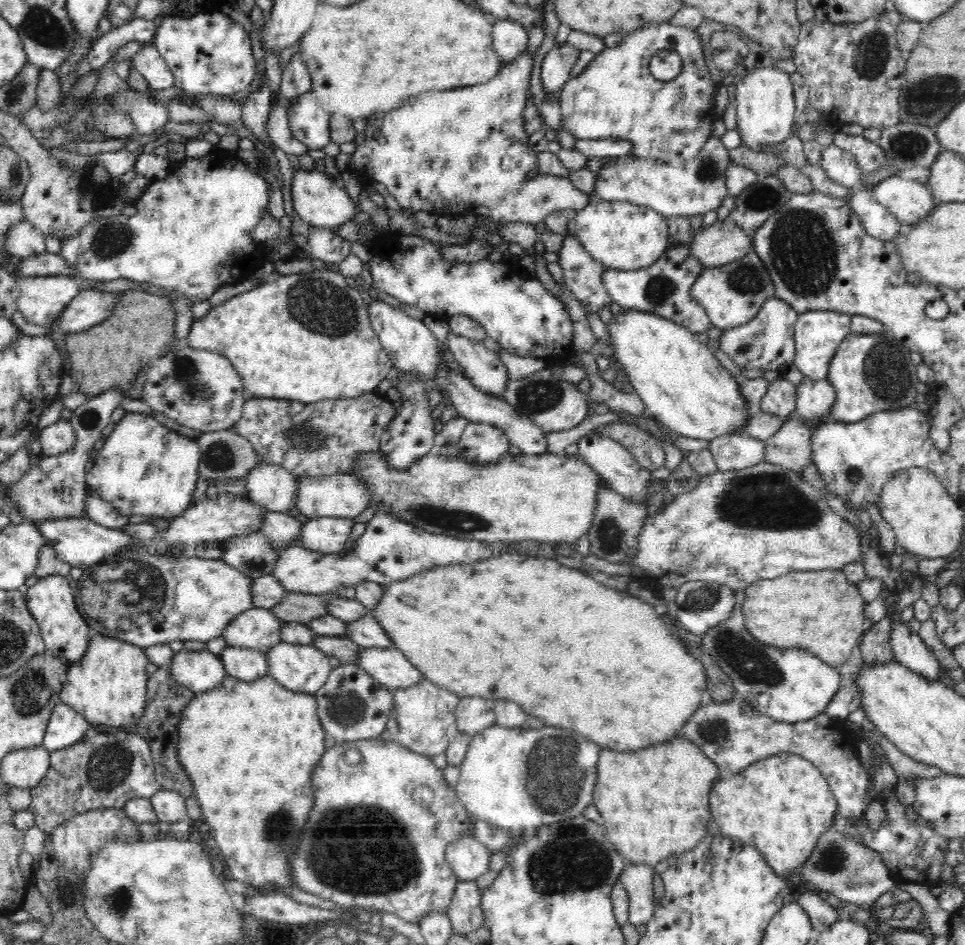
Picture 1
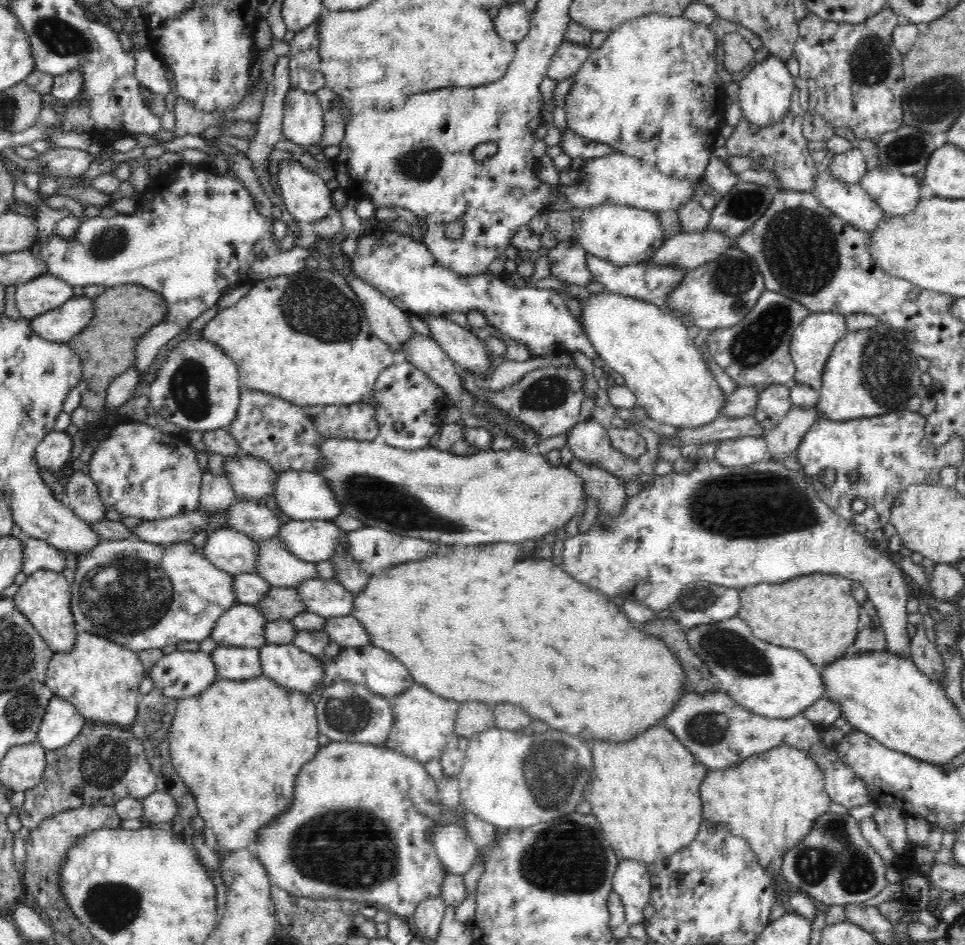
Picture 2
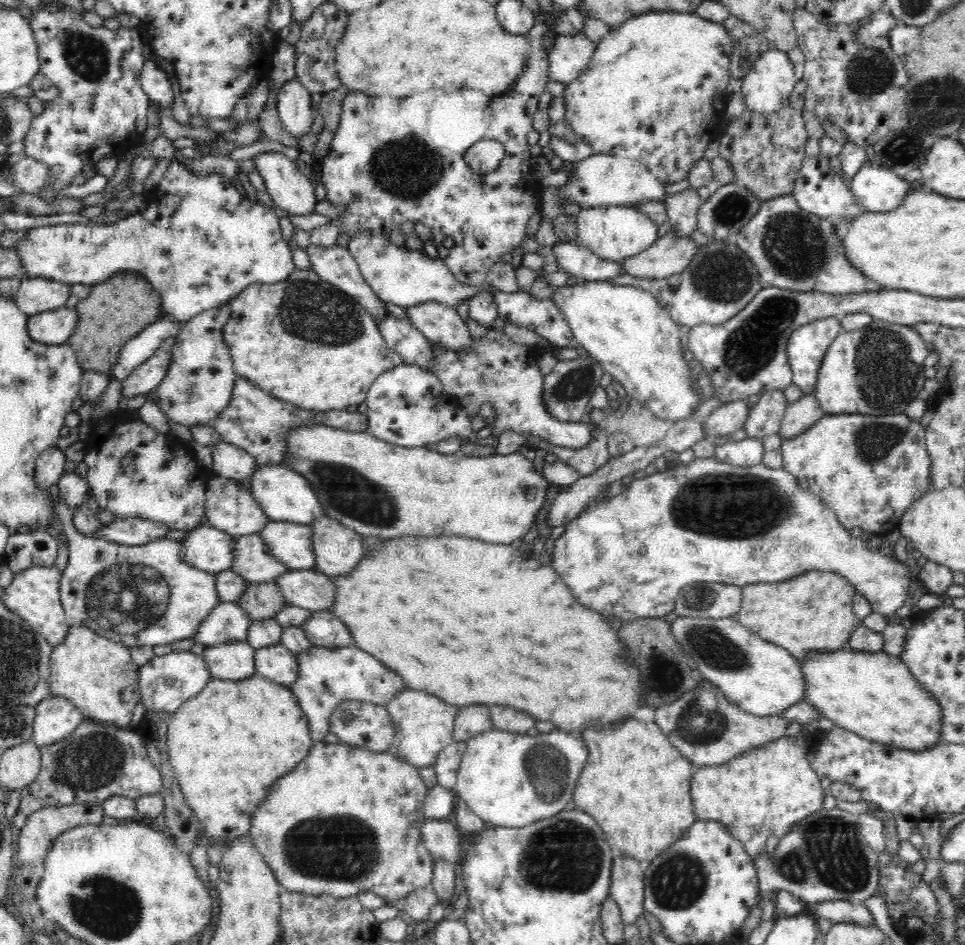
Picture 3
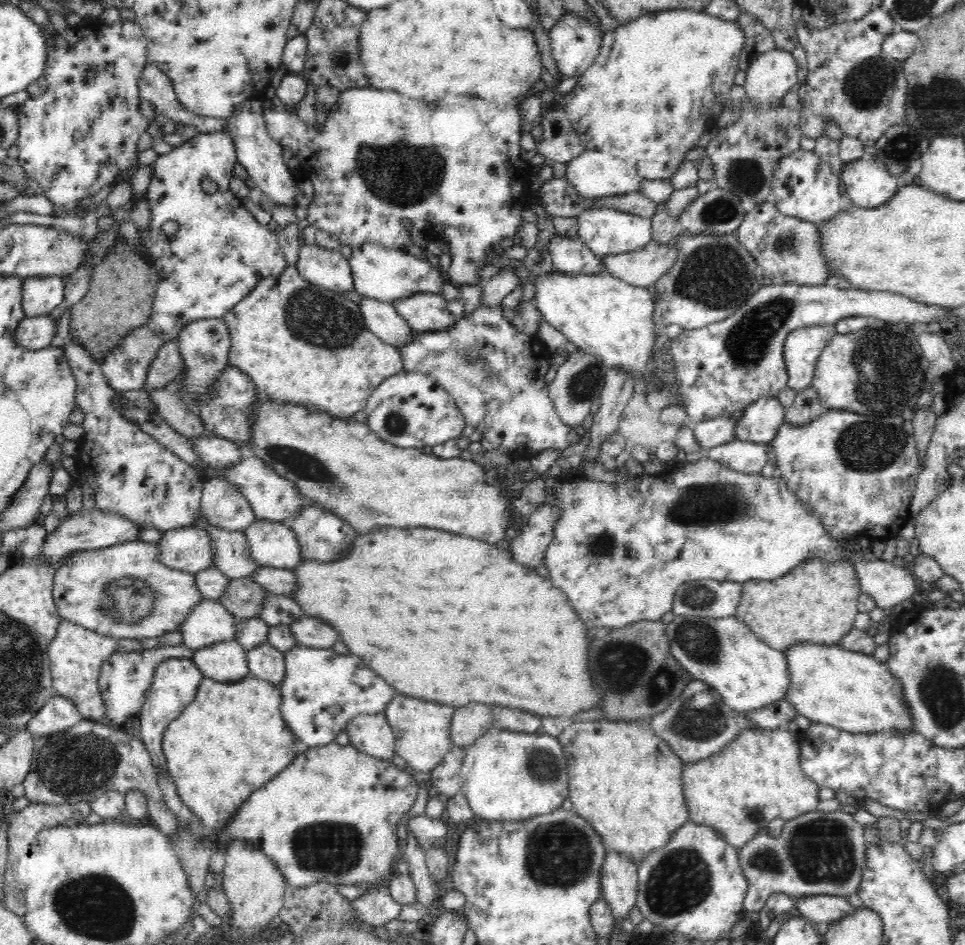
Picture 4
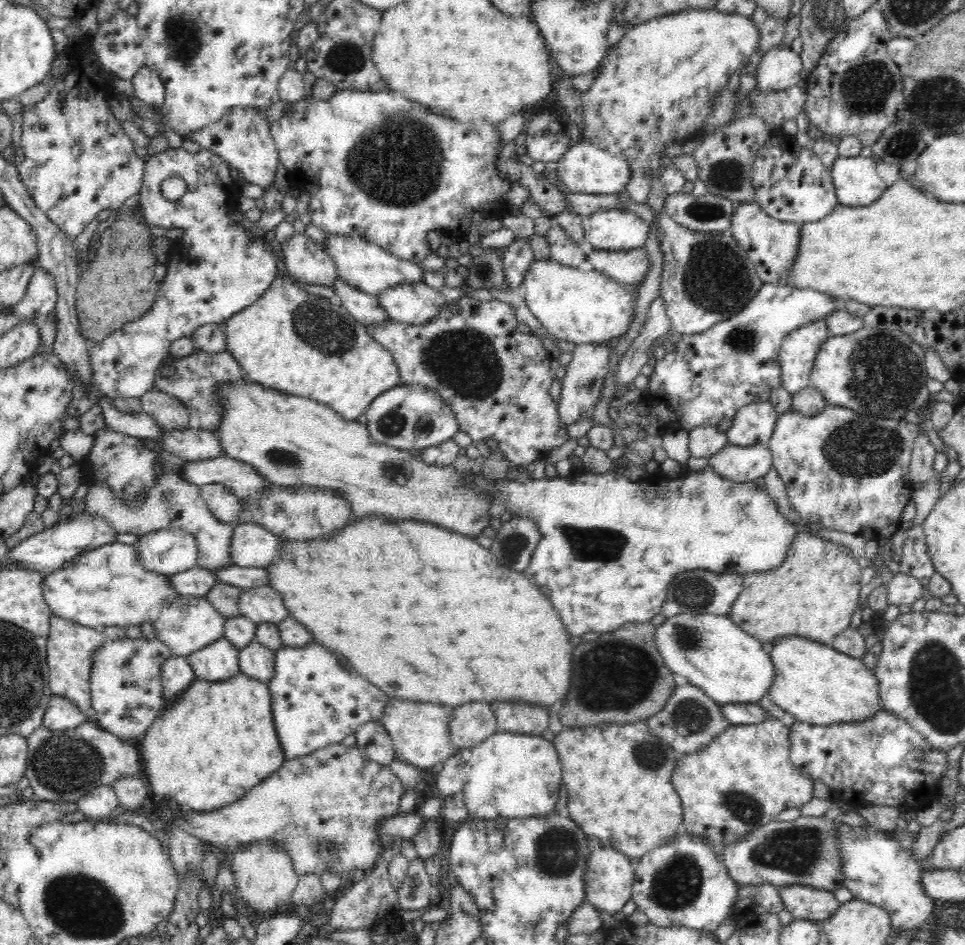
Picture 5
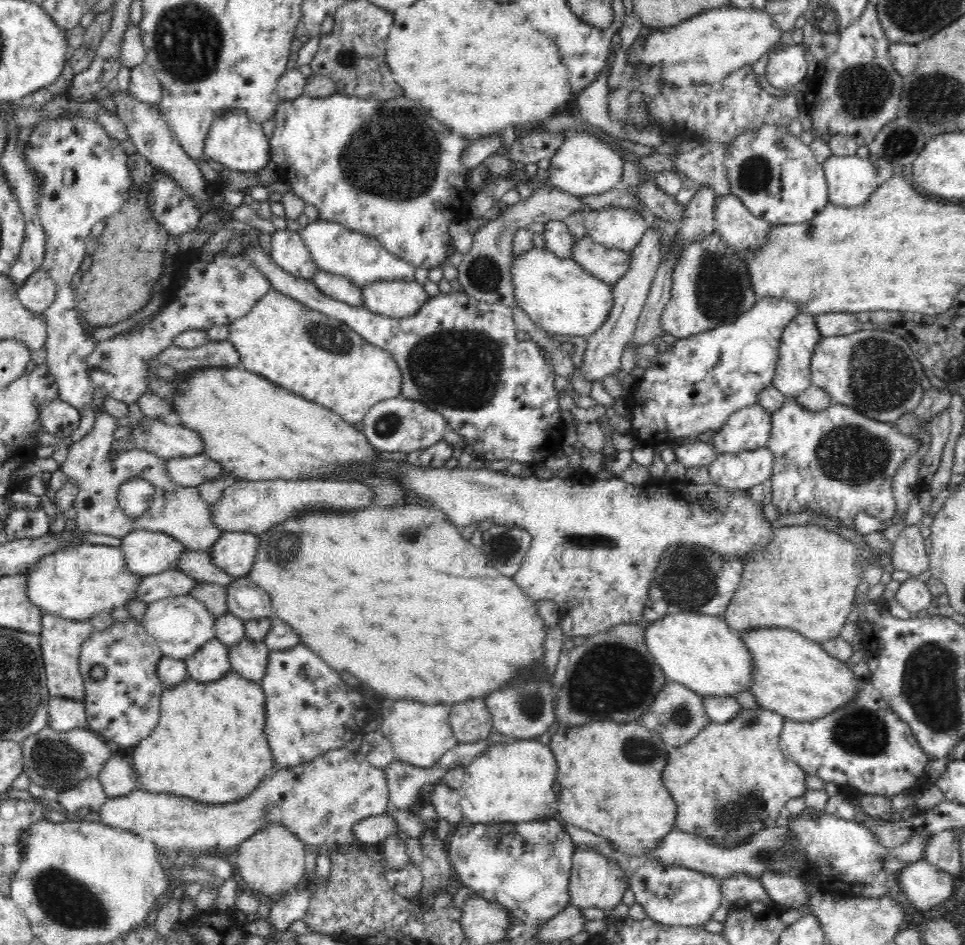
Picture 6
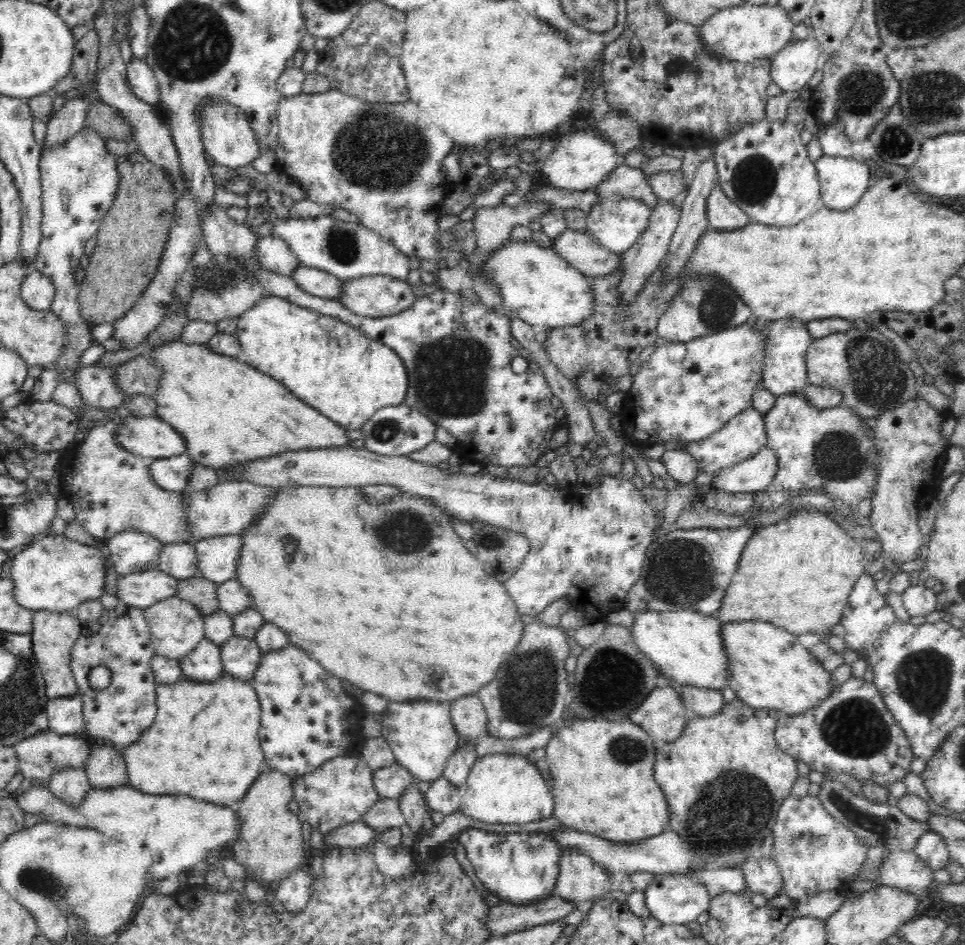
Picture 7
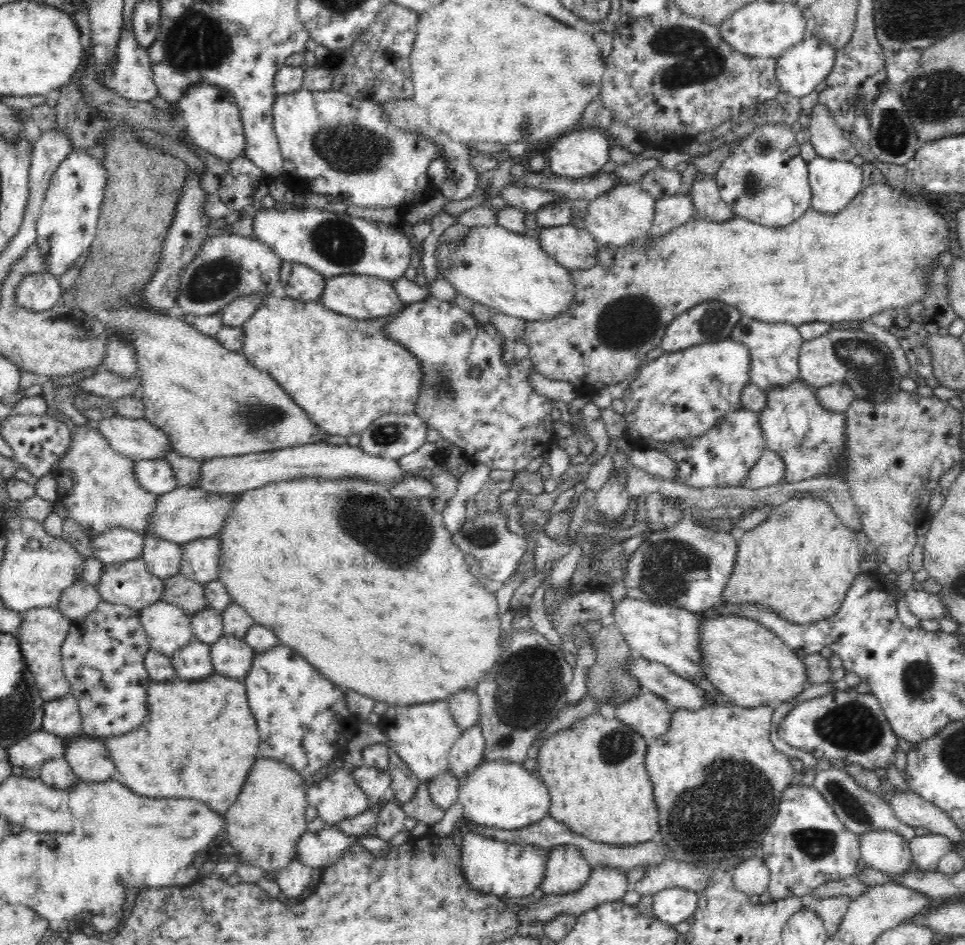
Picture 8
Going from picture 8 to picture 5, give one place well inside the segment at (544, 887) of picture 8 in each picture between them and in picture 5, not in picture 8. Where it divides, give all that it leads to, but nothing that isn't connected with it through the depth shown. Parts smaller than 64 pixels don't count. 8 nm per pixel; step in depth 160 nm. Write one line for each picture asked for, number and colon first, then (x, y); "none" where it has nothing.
5: (609, 874)
6: (595, 880)
7: (580, 879)

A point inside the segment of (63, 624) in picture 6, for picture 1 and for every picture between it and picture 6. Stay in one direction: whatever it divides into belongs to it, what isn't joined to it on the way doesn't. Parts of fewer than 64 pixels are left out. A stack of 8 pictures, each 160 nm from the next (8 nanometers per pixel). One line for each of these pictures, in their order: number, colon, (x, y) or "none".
1: (107, 686)
2: (101, 679)
3: (96, 674)
4: (76, 653)
5: (70, 646)

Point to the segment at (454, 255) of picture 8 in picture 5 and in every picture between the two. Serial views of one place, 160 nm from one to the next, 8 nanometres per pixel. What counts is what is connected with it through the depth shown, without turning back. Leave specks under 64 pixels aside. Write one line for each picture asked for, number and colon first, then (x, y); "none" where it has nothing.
5: (581, 305)
6: (560, 296)
7: (535, 284)

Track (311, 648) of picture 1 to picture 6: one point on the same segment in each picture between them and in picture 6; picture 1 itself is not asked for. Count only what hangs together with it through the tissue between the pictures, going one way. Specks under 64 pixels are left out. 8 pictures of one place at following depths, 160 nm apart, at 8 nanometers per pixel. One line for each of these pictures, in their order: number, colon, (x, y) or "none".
2: (286, 664)
3: (276, 662)
4: (264, 661)
5: (255, 660)
6: (248, 658)

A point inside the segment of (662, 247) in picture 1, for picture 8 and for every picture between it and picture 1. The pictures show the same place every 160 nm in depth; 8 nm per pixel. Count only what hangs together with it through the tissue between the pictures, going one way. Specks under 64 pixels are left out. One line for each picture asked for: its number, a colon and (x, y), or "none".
2: (624, 235)
3: (613, 232)
4: (605, 231)
5: (614, 230)
6: (621, 228)
7: (616, 226)
8: (624, 214)

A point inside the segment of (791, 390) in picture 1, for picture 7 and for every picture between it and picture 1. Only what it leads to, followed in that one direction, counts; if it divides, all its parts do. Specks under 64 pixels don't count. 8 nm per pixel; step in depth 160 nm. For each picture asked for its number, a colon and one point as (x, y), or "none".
2: (774, 402)
3: (765, 418)
4: (761, 420)
5: (752, 425)
6: (747, 429)
7: (742, 437)

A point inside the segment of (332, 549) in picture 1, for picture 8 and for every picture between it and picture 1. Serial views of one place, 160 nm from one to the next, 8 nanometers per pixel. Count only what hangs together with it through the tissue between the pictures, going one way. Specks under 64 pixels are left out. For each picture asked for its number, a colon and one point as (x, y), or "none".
2: (312, 541)
3: (291, 543)
4: (272, 544)
5: (252, 545)
6: (234, 552)
7: (217, 558)
8: (200, 559)

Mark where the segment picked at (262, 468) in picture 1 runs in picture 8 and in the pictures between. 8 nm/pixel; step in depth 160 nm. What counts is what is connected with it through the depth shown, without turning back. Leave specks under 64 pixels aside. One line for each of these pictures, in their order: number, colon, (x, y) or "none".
2: (252, 478)
3: (230, 462)
4: (218, 452)
5: (193, 445)
6: (168, 438)
7: (150, 437)
8: (137, 438)

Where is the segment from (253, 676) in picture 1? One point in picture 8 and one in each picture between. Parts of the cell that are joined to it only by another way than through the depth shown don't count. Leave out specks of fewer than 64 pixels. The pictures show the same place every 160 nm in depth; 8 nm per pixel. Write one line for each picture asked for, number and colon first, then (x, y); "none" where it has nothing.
2: (234, 663)
3: (234, 661)
4: (225, 661)
5: (218, 661)
6: (210, 662)
7: (204, 663)
8: (192, 662)

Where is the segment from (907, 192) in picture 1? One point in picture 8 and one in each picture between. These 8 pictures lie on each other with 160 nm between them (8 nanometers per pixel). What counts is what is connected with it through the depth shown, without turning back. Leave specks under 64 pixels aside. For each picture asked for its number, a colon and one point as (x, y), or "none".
2: (897, 194)
3: (877, 189)
4: (868, 184)
5: (857, 183)
6: (851, 180)
7: (843, 180)
8: (833, 183)

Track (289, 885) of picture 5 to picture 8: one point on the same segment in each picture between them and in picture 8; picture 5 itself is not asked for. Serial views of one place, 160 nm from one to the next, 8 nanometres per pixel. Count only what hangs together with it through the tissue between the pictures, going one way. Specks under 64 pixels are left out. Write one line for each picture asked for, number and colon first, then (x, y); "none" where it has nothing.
6: (273, 861)
7: (270, 845)
8: (268, 818)

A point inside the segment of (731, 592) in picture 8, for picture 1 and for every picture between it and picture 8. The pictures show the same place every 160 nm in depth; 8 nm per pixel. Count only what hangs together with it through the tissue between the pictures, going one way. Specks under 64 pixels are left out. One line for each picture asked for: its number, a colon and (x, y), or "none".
1: (802, 610)
2: (817, 614)
3: (812, 612)
4: (815, 602)
5: (813, 594)
6: (805, 579)
7: (798, 573)

